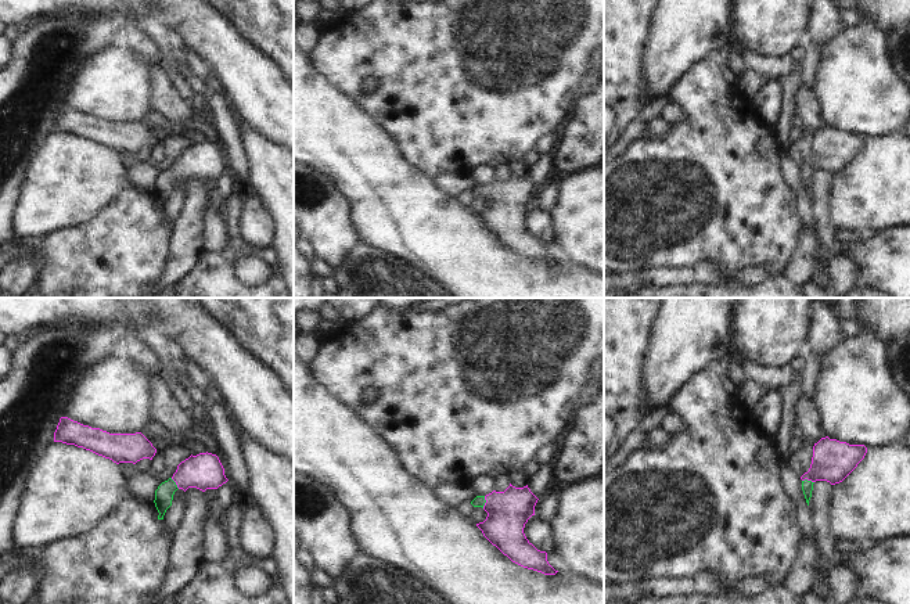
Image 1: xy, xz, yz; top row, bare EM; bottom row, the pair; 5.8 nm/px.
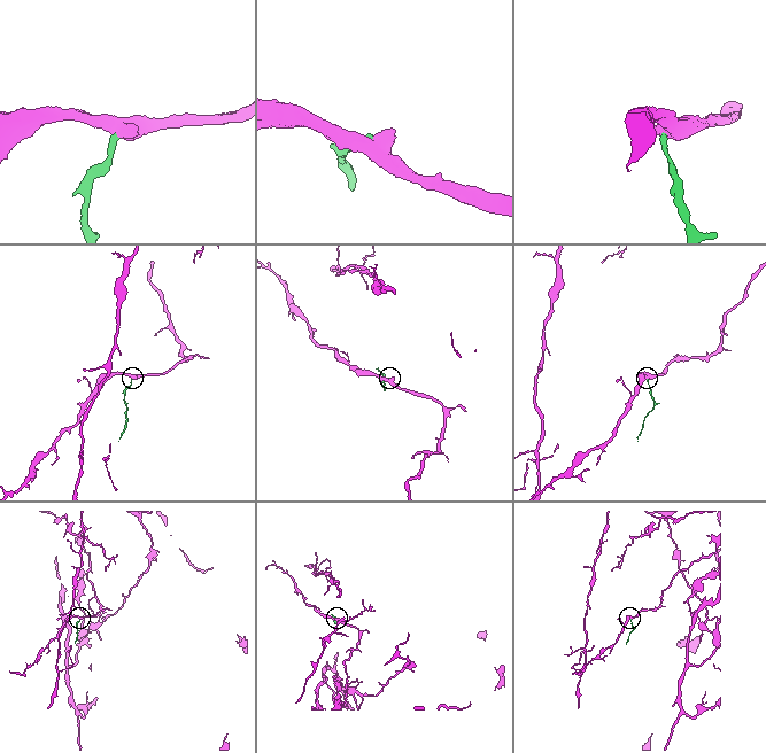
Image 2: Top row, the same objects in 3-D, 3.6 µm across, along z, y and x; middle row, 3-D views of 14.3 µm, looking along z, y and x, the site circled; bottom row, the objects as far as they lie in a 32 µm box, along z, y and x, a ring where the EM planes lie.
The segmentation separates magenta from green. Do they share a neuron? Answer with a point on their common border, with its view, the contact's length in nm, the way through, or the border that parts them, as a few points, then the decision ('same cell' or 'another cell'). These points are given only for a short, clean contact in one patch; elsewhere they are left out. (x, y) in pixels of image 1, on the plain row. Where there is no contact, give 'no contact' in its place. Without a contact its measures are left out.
contact xz (486, 191); length 70 nm; way xz (507, 201), (495, 193), (486, 191), (479, 190); same cell

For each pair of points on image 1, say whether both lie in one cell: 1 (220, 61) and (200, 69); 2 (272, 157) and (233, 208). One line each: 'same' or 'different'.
1: different
2: different

